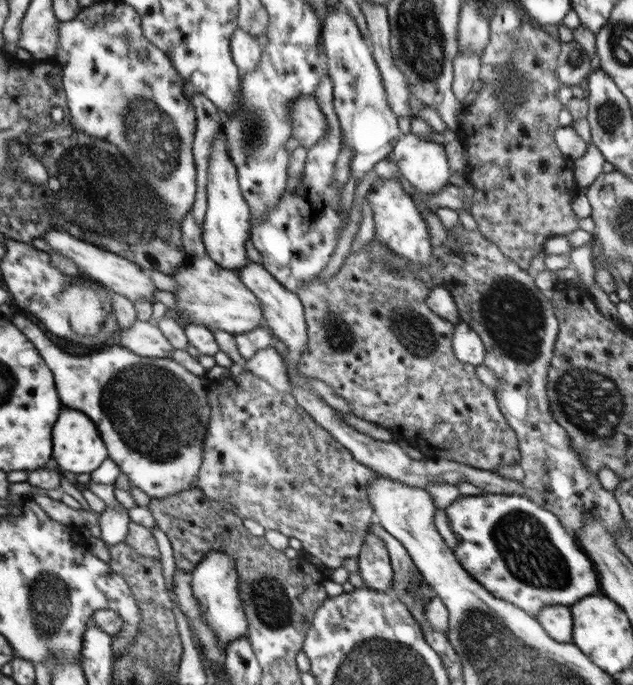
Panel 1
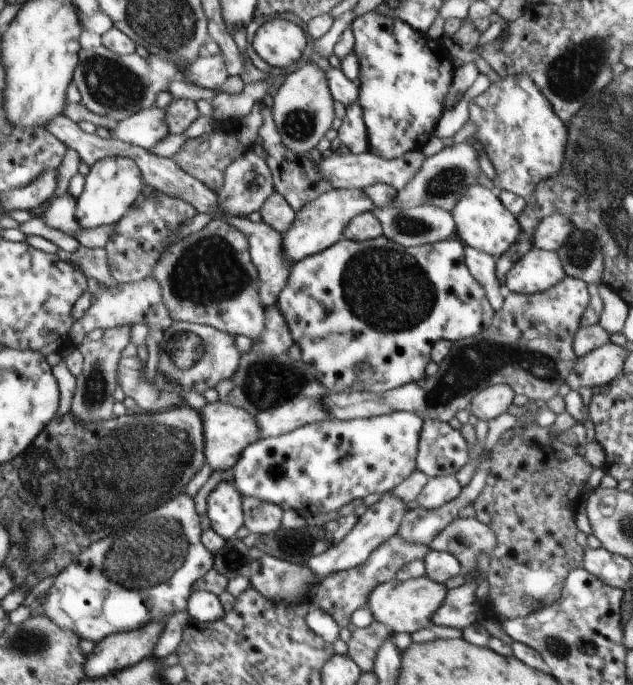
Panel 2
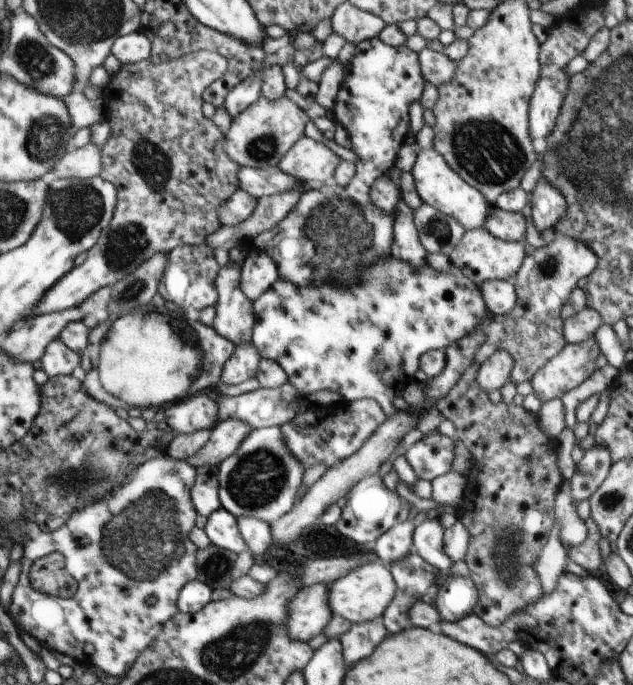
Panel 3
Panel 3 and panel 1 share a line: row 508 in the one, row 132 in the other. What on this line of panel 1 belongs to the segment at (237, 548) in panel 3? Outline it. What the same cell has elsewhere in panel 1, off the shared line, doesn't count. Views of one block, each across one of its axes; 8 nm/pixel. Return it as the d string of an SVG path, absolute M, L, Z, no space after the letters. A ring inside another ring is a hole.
M221 129L219 130L220 136L216 136L216 140L214 140L214 144L212 144L212 156L210 156L210 168L208 168L208 182L207 182L207 210L205 213L205 220L202 225L204 231L203 231L203 243L205 246L205 256L209 256L216 264L219 264L222 268L225 268L225 270L234 271L235 273L240 272L244 266L246 266L249 263L249 259L246 255L246 240L248 236L250 236L250 230L251 230L251 215L250 215L250 207L248 207L248 204L246 203L246 200L244 199L244 195L242 194L242 191L240 190L240 186L238 184L238 172L236 172L236 168L234 168L234 164L232 164L232 159L230 159L230 156L228 156L228 144L226 144L226 133Z

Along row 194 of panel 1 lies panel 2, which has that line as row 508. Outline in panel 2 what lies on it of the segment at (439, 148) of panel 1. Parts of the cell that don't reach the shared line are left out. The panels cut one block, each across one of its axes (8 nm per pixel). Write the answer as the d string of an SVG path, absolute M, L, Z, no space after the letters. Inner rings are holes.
M455 475L432 477L418 495L420 507L435 509L455 499L461 493L460 483Z

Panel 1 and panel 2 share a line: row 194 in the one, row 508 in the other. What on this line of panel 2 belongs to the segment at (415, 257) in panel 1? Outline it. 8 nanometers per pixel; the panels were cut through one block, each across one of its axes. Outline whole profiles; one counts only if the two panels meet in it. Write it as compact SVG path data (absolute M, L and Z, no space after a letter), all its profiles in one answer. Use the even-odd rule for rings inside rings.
M384 493L378 502L366 509L366 512L359 517L354 528L351 528L350 532L339 543L330 543L325 552L312 555L309 558L307 565L314 571L316 584L323 578L328 577L329 574L364 564L378 546L397 534L402 519L408 510L408 506L402 499L392 496L390 493Z

